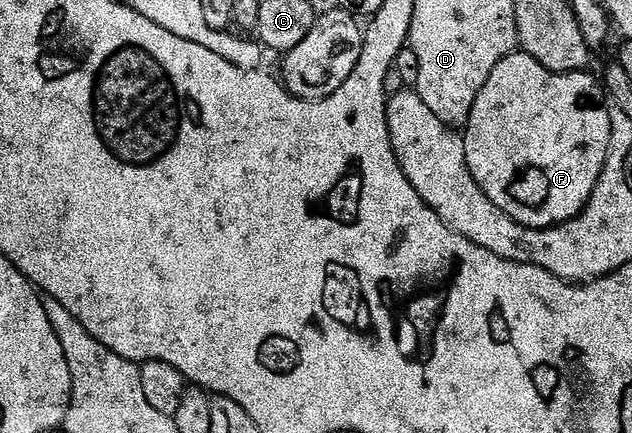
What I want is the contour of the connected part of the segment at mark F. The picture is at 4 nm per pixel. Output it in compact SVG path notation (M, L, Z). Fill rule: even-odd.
M514 51L501 60L495 67L495 71L491 71L487 83L483 83L483 91L479 91L479 95L475 99L475 107L469 116L469 123L463 129L467 166L469 166L476 183L486 193L491 203L501 208L511 219L527 228L551 228L554 225L564 225L566 221L572 221L573 218L579 216L585 209L586 203L591 199L597 181L601 177L601 172L605 169L611 148L611 135L613 134L611 115L609 114L610 106L607 104L604 84L598 78L596 81L591 74L592 72L589 71L553 73L547 67L539 64L530 53Z

